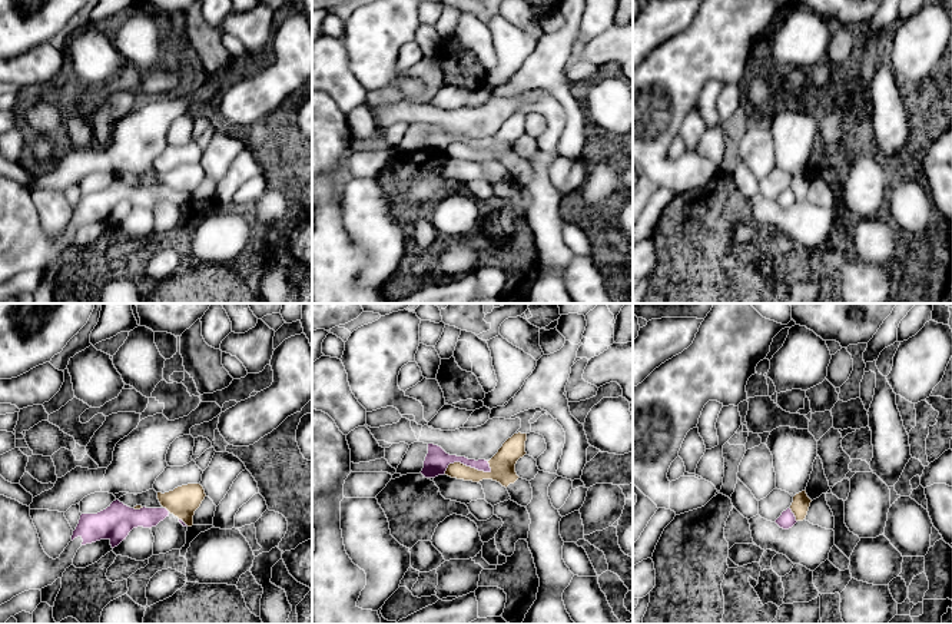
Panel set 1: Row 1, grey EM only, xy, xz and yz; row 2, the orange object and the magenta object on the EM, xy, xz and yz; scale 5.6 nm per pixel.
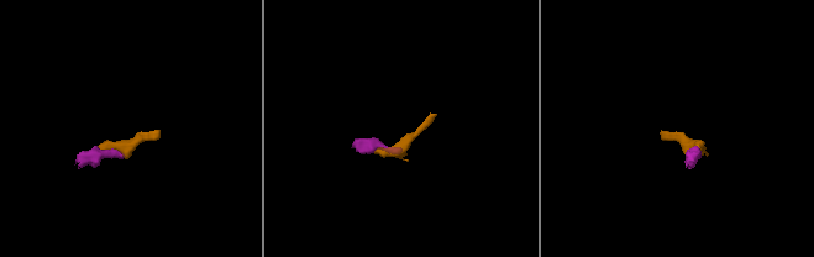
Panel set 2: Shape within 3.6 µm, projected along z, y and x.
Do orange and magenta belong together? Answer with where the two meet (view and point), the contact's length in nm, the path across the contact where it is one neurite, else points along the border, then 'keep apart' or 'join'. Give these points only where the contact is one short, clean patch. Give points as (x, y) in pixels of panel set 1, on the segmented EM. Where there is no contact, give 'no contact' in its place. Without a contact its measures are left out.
xz (465, 465) | 280 nm | along xz (491, 468), (484, 471), (460, 462), (451, 462), (444, 473) | keep apart

